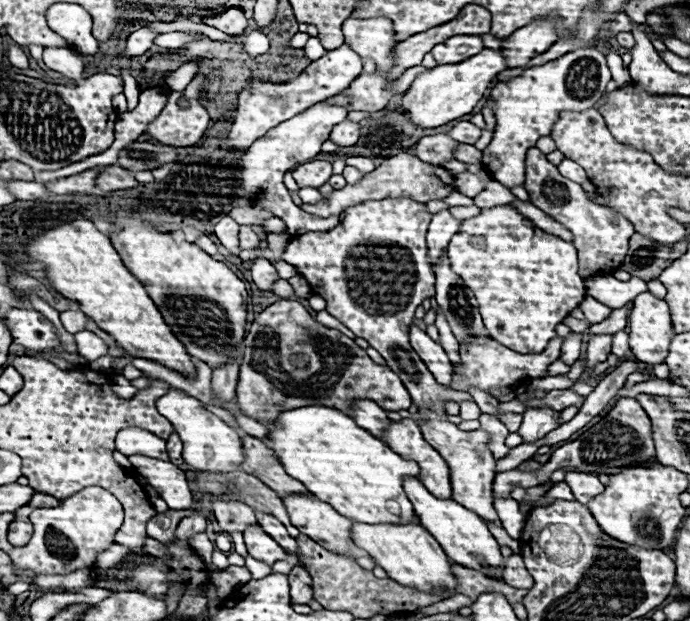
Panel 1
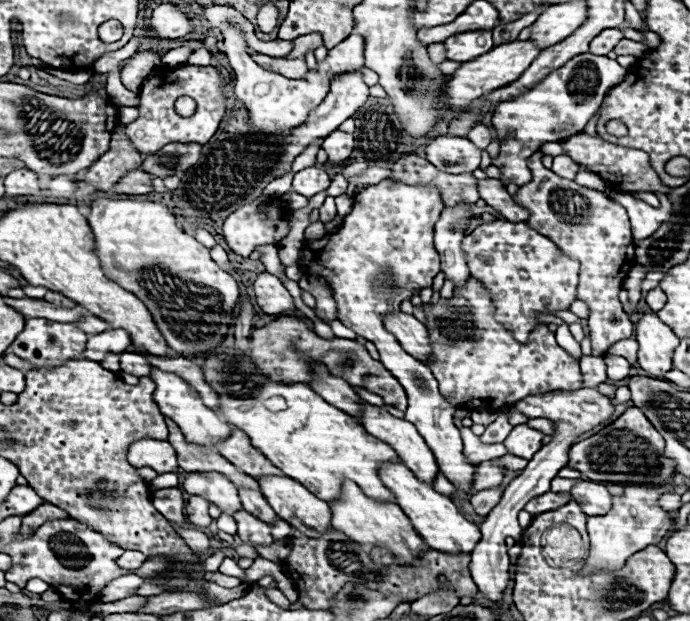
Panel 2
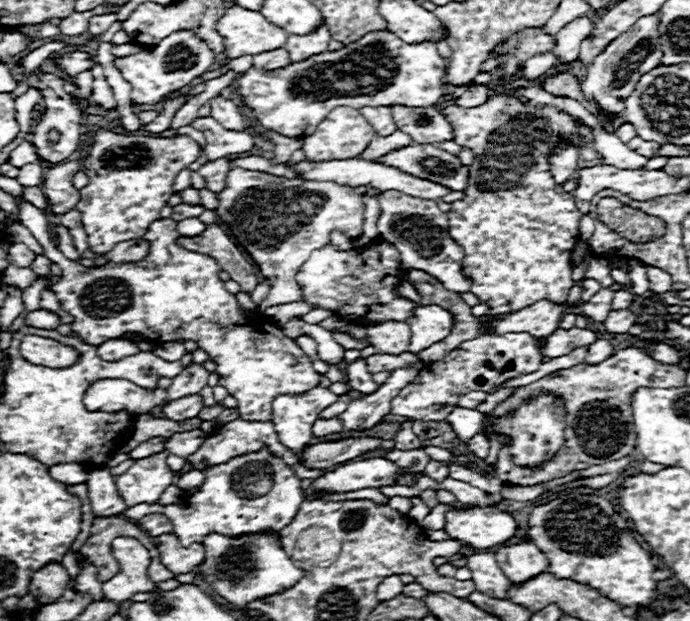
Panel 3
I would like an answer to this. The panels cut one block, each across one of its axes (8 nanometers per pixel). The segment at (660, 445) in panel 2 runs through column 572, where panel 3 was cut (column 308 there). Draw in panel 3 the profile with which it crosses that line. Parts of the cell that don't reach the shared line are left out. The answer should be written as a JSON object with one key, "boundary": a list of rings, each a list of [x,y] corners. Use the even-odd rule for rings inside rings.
{"boundary":[[[370,436],[310,444],[304,446],[300,464],[310,470],[330,470],[332,466],[364,456],[366,452],[374,452],[380,444],[382,444],[380,438],[370,438]]]}

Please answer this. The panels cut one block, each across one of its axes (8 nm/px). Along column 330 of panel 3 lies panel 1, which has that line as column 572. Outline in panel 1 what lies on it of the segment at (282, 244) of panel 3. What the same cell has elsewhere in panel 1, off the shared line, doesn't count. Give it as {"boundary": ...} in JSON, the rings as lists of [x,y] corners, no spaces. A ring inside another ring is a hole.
{"boundary":[[[538,148],[528,150],[524,188],[528,190],[530,202],[534,206],[538,206],[542,212],[552,216],[554,220],[562,222],[574,234],[574,246],[580,258],[580,276],[584,280],[596,274],[610,274],[620,266],[620,262],[624,260],[624,254],[628,252],[628,240],[634,234],[632,224],[626,218],[622,218],[622,214],[616,214],[606,206],[590,202],[584,196],[582,186],[560,176],[556,166],[548,162],[546,154],[540,152]]]}

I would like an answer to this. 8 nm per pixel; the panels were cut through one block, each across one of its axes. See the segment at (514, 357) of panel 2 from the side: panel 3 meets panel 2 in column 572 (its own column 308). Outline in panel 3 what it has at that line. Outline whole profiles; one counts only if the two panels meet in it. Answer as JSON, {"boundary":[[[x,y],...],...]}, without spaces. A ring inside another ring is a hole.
{"boundary":[[[14,200],[22,224],[42,244],[44,256],[62,268],[64,276],[46,288],[56,294],[62,310],[74,316],[72,334],[86,344],[98,346],[106,338],[118,338],[126,332],[140,334],[152,342],[194,340],[218,364],[220,386],[238,400],[242,420],[268,422],[272,400],[278,394],[300,394],[318,386],[320,374],[314,372],[310,358],[292,338],[282,334],[276,322],[262,318],[262,324],[252,324],[250,314],[238,308],[236,296],[226,292],[224,282],[216,274],[220,272],[216,260],[206,254],[182,250],[176,244],[178,230],[174,220],[162,218],[150,224],[144,236],[150,242],[150,252],[142,262],[126,266],[108,262],[102,268],[84,268],[80,262],[64,258],[56,248],[42,210],[28,200]]]}

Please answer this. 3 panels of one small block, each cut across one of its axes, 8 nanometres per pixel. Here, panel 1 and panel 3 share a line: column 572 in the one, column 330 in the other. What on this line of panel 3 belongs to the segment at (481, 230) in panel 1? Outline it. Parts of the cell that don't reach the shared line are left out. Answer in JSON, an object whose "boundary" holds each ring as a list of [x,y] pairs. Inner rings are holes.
{"boundary":[[[376,242],[370,248],[358,248],[354,252],[340,252],[334,246],[316,250],[308,262],[302,264],[298,282],[302,282],[302,290],[306,290],[306,302],[334,310],[340,318],[354,322],[406,322],[416,304],[394,296],[392,290],[402,276],[404,272],[398,268],[398,252],[394,246]]]}

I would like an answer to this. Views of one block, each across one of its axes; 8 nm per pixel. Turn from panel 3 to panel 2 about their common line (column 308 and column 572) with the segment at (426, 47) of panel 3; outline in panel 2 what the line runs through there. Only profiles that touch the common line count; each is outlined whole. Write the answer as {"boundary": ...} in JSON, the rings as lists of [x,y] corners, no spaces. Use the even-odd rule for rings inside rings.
{"boundary":[[[584,52],[570,58],[564,66],[552,70],[532,90],[508,102],[500,102],[492,116],[492,126],[500,134],[500,154],[492,158],[492,164],[500,168],[500,180],[504,184],[528,184],[532,176],[526,160],[538,152],[544,142],[558,142],[566,136],[582,132],[588,120],[600,108],[608,88],[622,82],[624,74],[628,74],[628,70],[616,60]]]}

